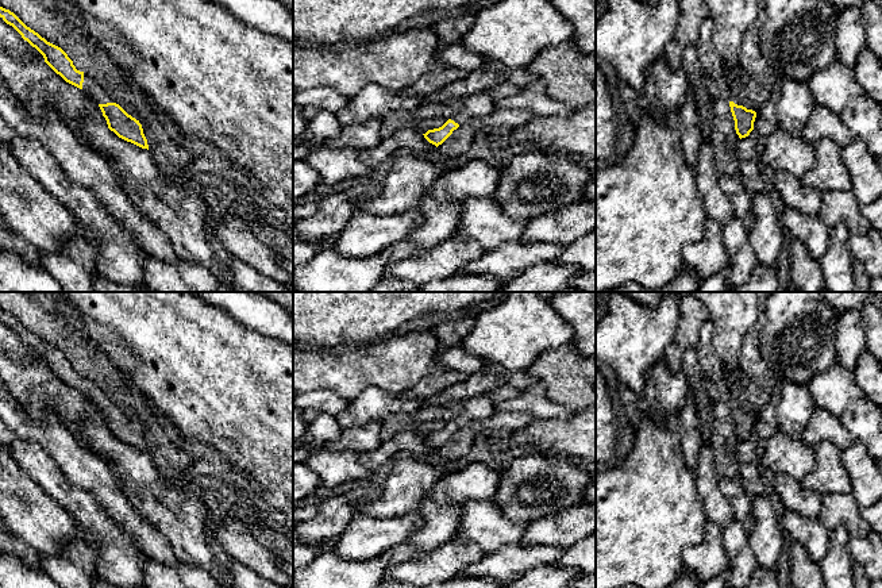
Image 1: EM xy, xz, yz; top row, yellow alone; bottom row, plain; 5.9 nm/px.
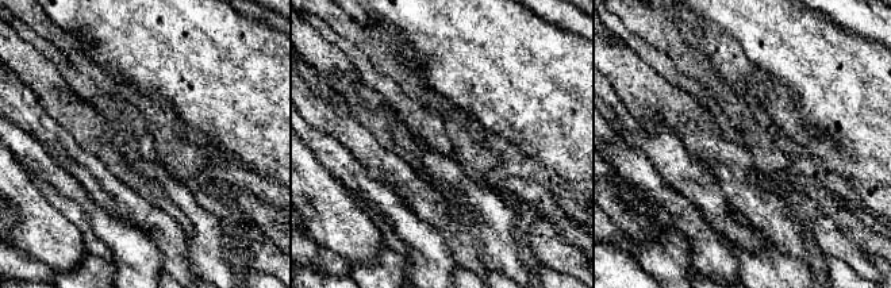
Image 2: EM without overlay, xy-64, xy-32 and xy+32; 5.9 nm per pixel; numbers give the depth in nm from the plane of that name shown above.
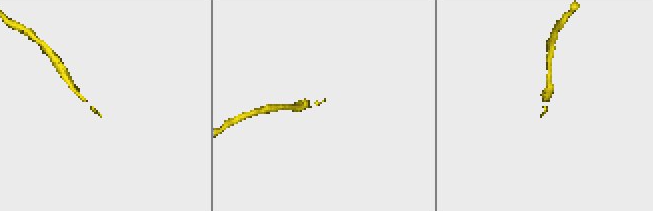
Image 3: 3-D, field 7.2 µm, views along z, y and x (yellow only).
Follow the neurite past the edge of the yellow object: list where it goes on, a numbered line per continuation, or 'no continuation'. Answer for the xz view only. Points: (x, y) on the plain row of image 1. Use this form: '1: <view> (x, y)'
1: xz (480, 407)

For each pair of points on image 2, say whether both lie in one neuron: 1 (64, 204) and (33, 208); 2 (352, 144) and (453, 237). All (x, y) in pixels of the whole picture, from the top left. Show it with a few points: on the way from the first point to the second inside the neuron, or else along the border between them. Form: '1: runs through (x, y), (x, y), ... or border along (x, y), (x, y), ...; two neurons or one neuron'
1: border along (33, 183), (77, 227); two neurons
2: runs through (379, 162), (391, 169), (431, 210); one neuron

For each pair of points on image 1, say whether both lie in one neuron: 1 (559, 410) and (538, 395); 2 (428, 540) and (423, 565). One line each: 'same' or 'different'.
1: same
2: different

